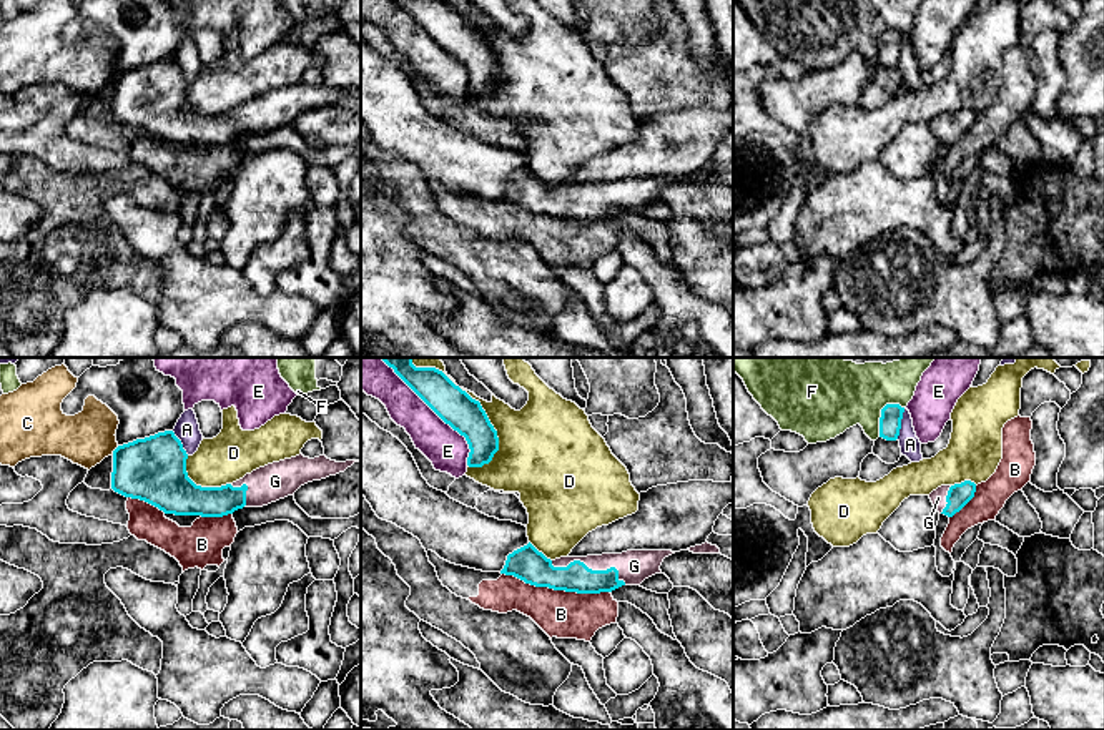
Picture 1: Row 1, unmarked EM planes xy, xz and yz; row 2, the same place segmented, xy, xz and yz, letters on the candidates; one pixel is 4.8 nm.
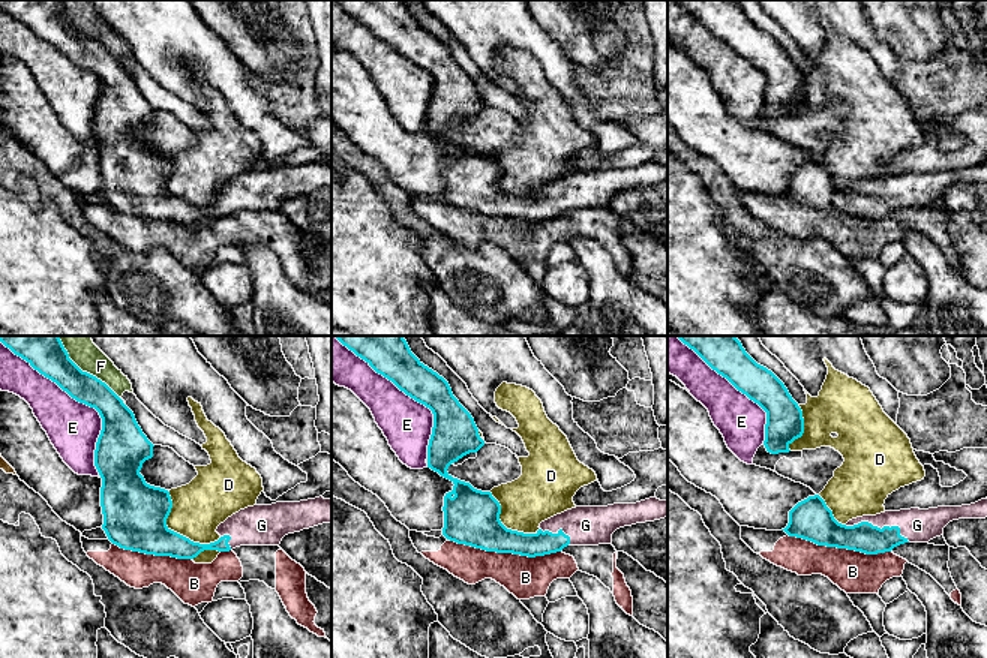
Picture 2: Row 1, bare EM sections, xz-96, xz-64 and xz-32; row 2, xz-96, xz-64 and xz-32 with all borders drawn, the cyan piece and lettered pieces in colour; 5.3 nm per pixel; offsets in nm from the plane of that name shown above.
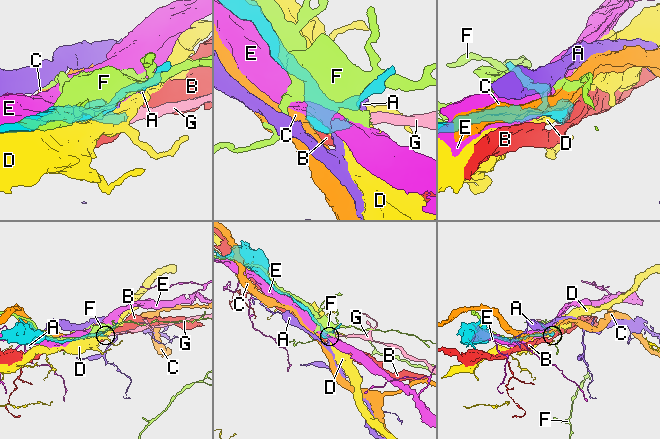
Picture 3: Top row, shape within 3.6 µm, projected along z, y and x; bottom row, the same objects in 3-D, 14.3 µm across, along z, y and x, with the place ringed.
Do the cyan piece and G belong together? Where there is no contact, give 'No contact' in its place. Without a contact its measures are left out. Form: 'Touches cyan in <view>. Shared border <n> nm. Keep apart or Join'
Touches cyan in xz. Shared border 380 nm. Join

